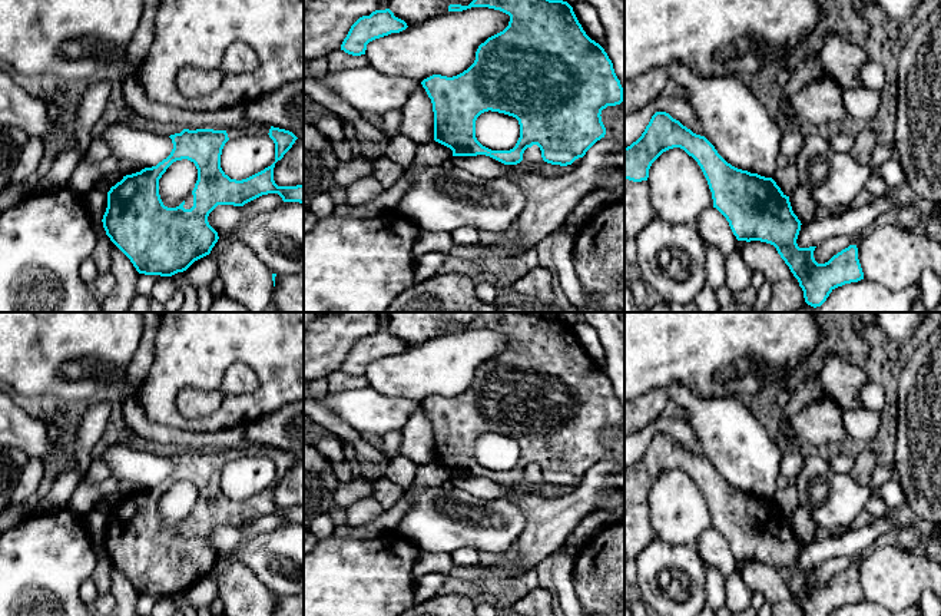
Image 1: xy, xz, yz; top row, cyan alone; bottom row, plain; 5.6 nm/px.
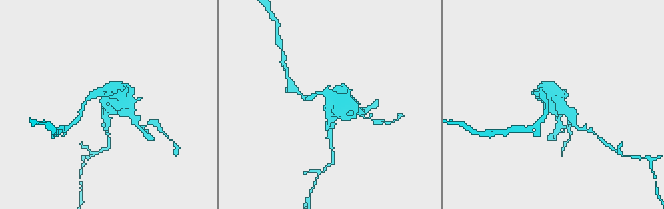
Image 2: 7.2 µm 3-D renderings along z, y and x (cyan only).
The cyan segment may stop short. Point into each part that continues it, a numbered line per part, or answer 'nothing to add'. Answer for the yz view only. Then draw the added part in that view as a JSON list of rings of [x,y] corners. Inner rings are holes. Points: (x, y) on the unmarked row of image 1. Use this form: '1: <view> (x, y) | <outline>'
nothing to add

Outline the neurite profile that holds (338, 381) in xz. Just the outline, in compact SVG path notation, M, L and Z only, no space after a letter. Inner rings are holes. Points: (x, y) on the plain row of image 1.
M341 370L331 372L327 377L327 380L328 380L329 393L341 393L341 391L361 388L361 387L368 385L365 375L352 377L352 375L345 374Z

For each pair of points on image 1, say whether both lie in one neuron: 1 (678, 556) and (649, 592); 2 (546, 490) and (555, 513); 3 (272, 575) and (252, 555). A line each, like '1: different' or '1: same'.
1: same
2: different
3: same

